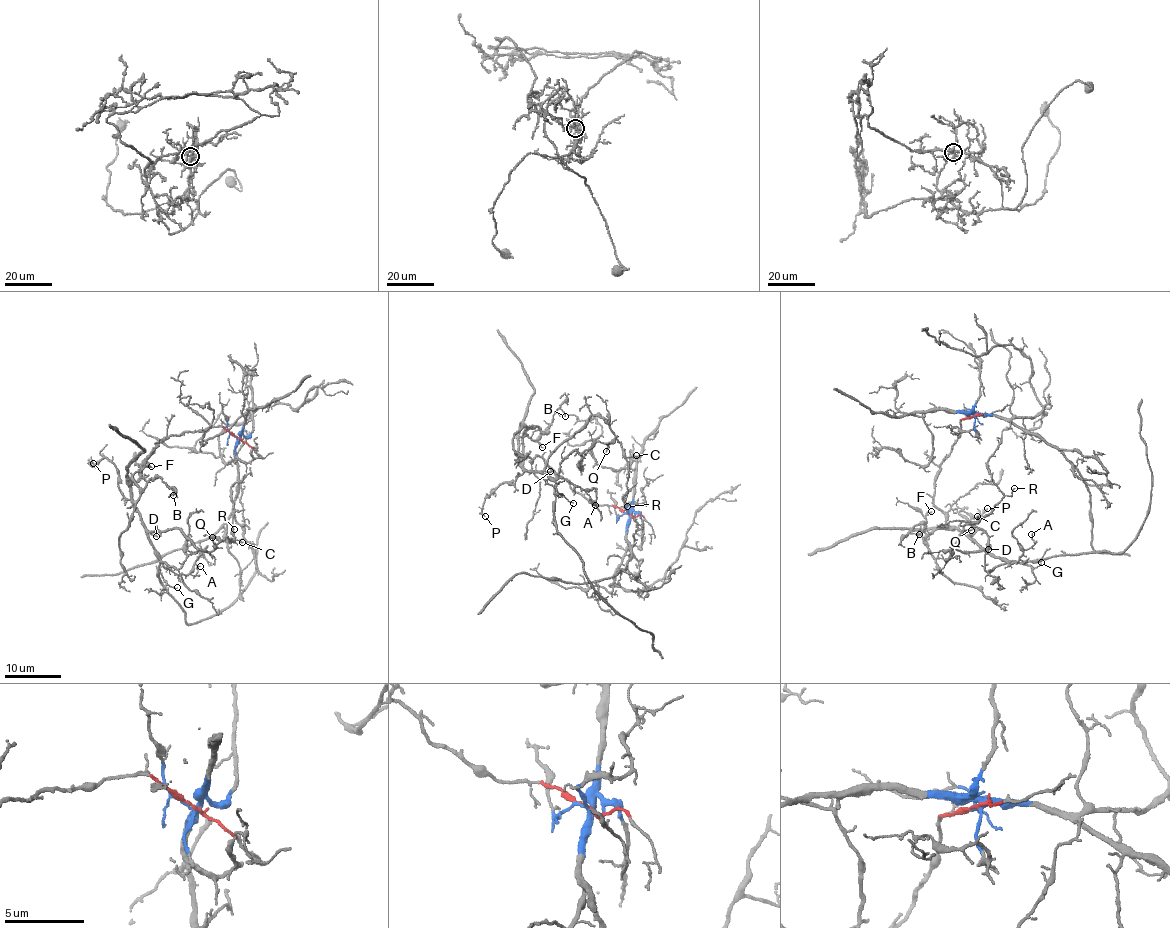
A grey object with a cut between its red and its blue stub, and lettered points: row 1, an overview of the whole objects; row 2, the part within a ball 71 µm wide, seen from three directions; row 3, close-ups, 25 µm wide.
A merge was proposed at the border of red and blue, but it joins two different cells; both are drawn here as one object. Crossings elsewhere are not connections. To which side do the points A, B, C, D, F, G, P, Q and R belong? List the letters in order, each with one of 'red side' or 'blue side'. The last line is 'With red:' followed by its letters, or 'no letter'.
A: red side
B: red side
C: red side
D: red side
F: red side
G: red side
P: red side
Q: red side
R: red side
With red: A, B, C, D, F, G, P, Q, R

